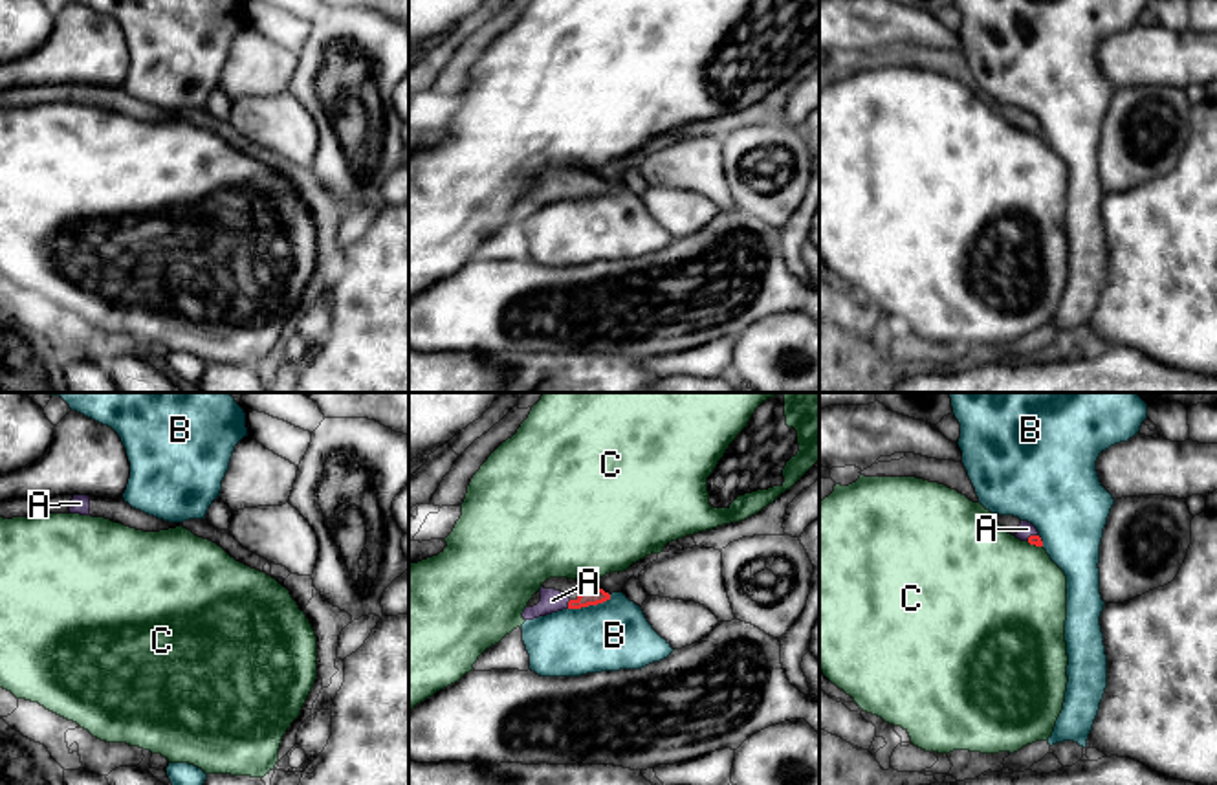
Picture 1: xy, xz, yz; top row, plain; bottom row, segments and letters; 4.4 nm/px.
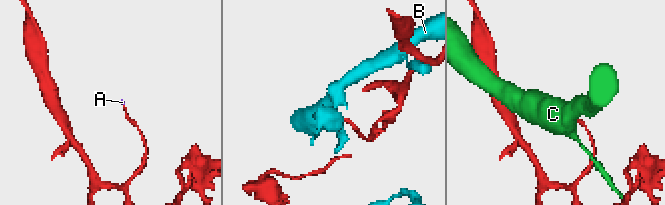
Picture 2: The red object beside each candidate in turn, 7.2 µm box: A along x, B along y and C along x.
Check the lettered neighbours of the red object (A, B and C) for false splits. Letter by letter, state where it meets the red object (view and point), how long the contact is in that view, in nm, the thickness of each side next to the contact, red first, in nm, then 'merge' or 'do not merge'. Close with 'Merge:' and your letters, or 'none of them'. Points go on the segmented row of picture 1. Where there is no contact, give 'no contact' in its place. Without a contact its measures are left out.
A: meets red in xz at (569, 604); contact 40 nm long; 70 nm thick on the red side, 100 nm on the other; merge
B: meets red in xz at (589, 604); contact 200 nm long; 70 nm thick on the red side, 300 nm on the other; do not merge
C: meets red in yz at (1034, 543); contact 80 nm long; 50 nm thick on the red side, 480 nm on the other; do not merge
Merge: A

